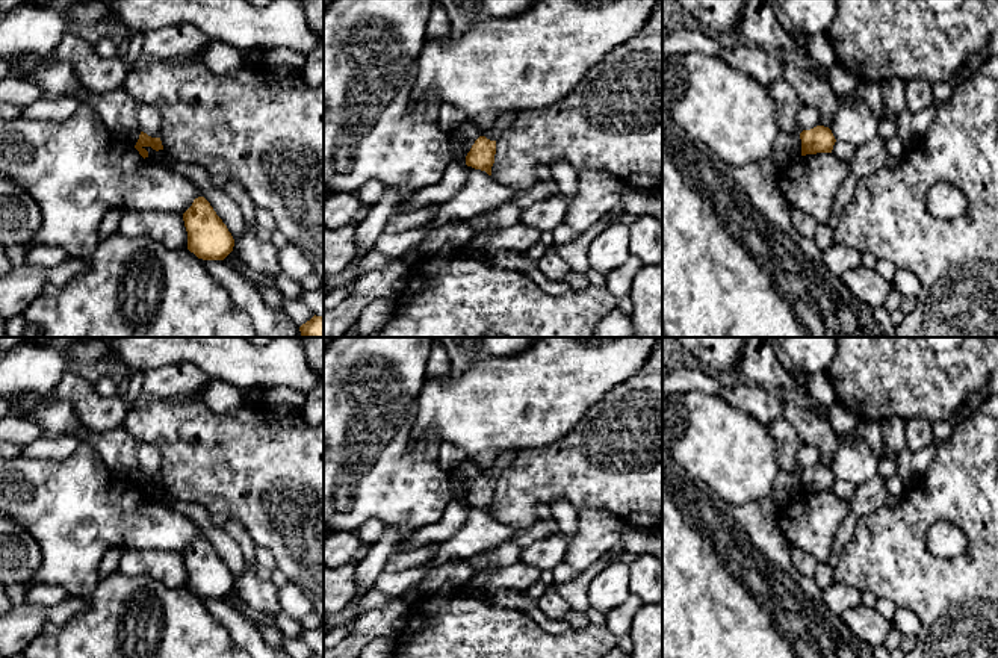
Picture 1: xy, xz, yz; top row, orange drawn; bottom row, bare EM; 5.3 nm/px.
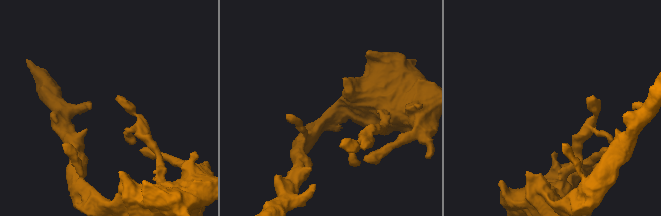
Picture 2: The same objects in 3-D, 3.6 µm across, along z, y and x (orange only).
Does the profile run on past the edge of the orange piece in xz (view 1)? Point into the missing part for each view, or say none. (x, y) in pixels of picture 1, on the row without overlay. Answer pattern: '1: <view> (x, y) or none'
1: none

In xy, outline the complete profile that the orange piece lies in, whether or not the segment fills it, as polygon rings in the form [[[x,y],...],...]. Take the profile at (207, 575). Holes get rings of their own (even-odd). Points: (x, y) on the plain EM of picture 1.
[[[204,535],[194,539],[183,552],[188,588],[203,599],[224,599],[234,585],[227,564]]]

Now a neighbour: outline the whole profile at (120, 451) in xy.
[[[82,430],[70,436],[77,436],[83,443],[89,443],[103,457],[106,467],[119,480],[136,484],[141,473],[138,449],[142,442],[139,439],[122,431],[91,433]]]

